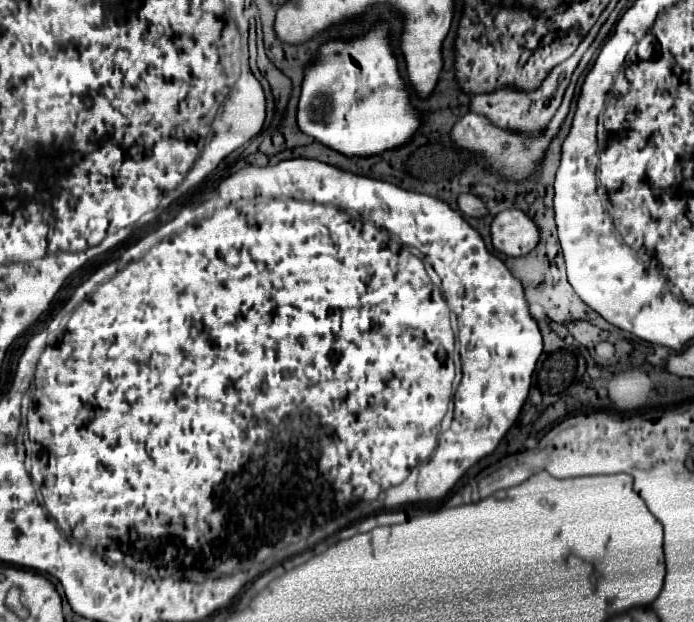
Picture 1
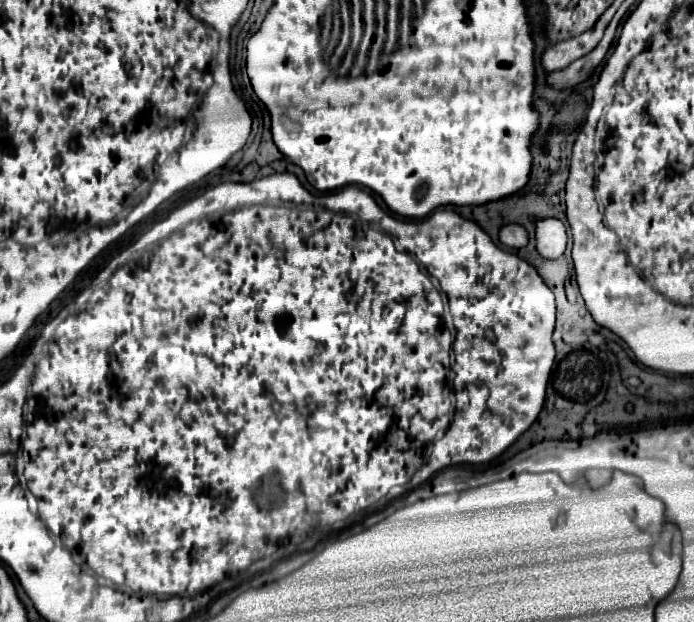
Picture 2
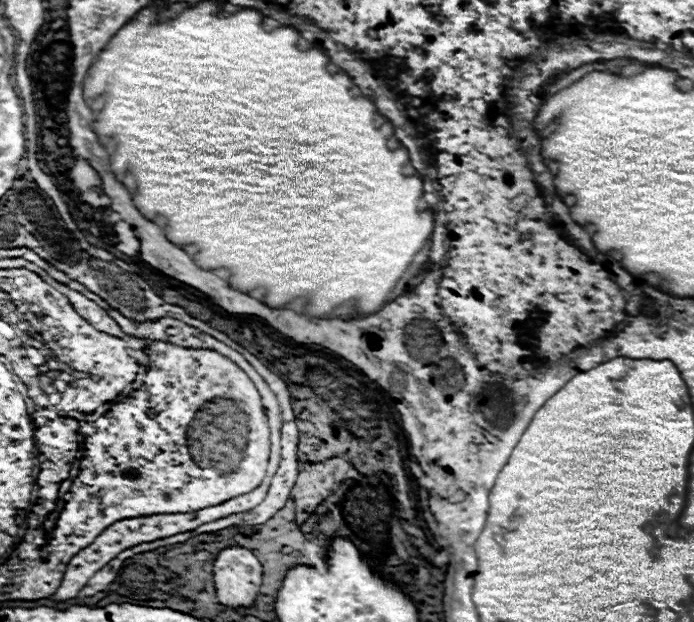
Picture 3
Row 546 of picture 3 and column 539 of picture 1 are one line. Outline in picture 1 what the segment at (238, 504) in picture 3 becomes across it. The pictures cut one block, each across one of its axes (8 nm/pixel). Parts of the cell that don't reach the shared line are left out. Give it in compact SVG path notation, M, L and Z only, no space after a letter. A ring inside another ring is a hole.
M578 50L574 52L574 56L570 56L562 64L558 64L558 70L552 68L550 70L552 72L550 78L546 76L546 80L542 82L542 88L536 88L534 92L518 92L516 88L502 88L502 90L494 90L494 92L488 92L488 94L478 94L470 102L470 110L478 112L478 114L484 114L486 118L490 118L492 124L496 124L500 128L512 128L512 130L522 130L522 132L528 132L528 134L538 134L540 130L546 128L546 124L550 122L550 118L554 116L554 112L558 110L558 106L562 102L564 90L568 88L572 72L578 66L576 62L580 62L576 56L578 56ZM548 80L550 82L560 80L560 82L558 84L550 84Z

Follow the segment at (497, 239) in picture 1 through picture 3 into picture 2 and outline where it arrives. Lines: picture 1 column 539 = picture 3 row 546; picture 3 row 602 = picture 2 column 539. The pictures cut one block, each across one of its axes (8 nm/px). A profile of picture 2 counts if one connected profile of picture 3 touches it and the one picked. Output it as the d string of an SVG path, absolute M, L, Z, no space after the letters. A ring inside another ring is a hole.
M544 218L536 224L536 248L544 258L560 258L566 240L566 228L558 218Z

